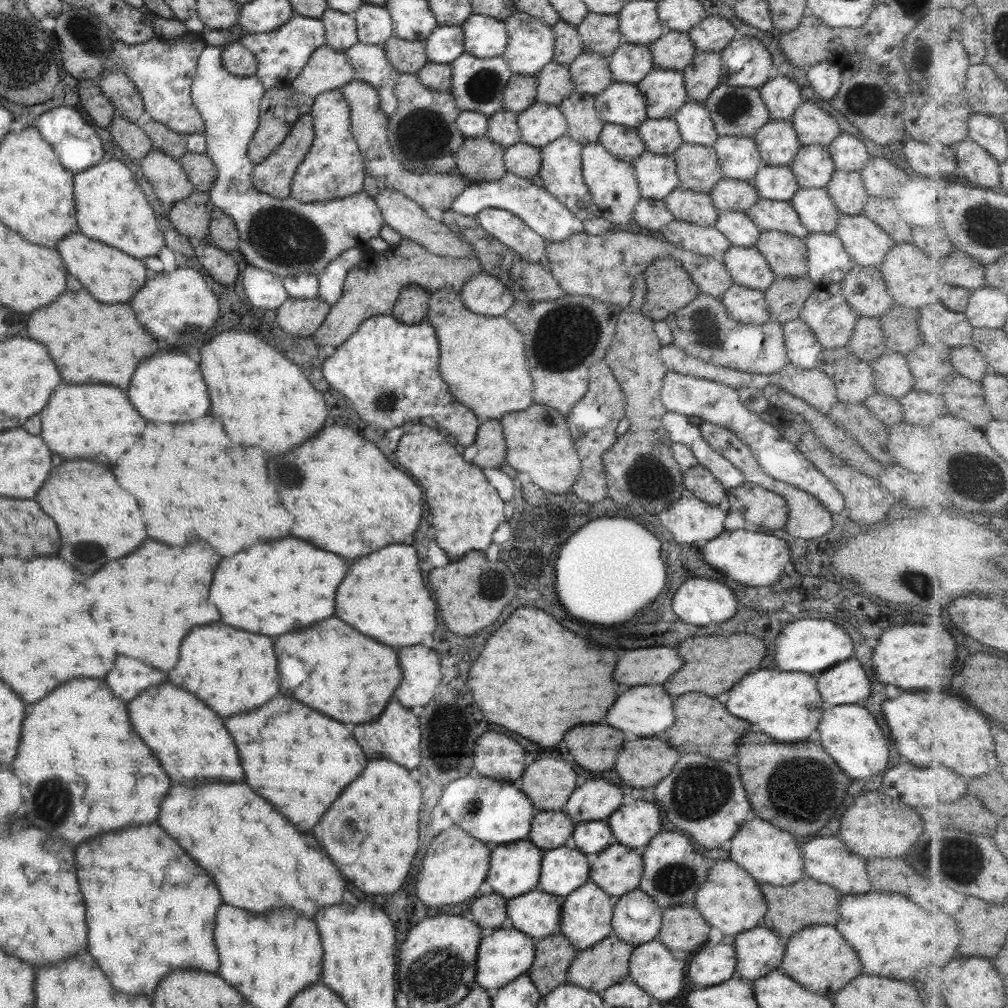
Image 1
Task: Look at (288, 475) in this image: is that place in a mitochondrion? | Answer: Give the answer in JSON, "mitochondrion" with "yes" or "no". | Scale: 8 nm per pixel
{"mitochondrion":"yes"}

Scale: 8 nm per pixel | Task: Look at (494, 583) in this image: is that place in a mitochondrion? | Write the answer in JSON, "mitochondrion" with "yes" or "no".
{"mitochondrion":"yes"}

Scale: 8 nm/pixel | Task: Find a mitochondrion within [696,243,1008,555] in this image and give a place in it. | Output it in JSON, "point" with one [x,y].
{"point":[975,472]}

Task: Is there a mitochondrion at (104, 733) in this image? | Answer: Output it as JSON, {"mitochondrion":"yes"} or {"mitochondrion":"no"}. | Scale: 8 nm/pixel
{"mitochondrion":"no"}

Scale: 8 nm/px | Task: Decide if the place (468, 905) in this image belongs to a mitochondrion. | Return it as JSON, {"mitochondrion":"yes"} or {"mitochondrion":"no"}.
{"mitochondrion":"no"}

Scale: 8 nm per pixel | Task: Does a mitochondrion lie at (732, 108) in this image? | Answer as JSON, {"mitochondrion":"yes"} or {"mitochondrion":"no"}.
{"mitochondrion":"yes"}

